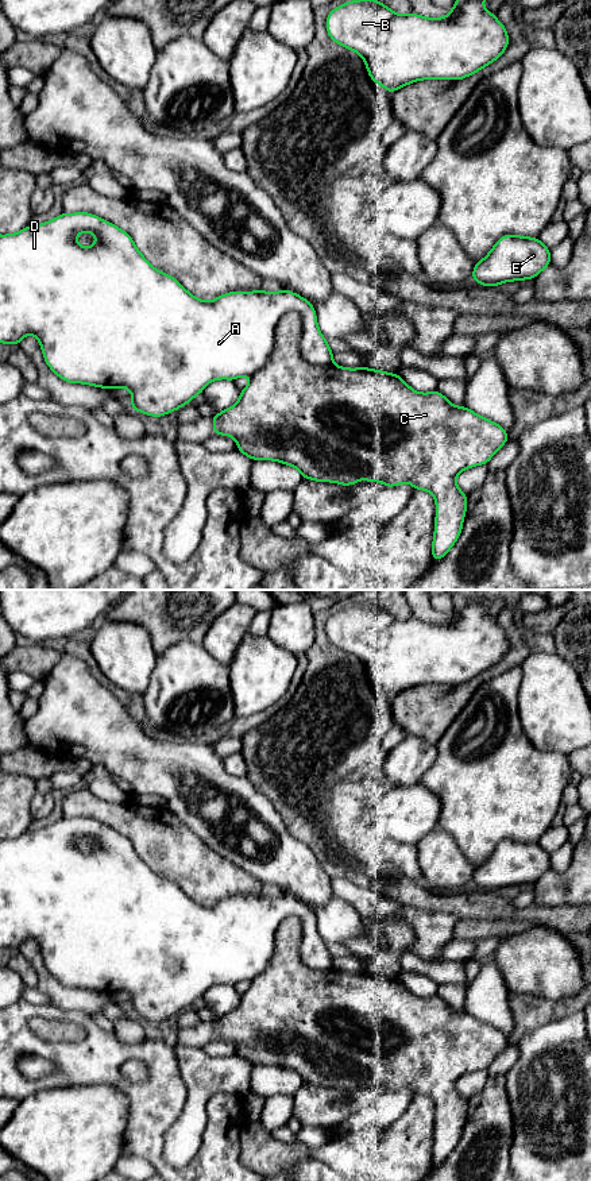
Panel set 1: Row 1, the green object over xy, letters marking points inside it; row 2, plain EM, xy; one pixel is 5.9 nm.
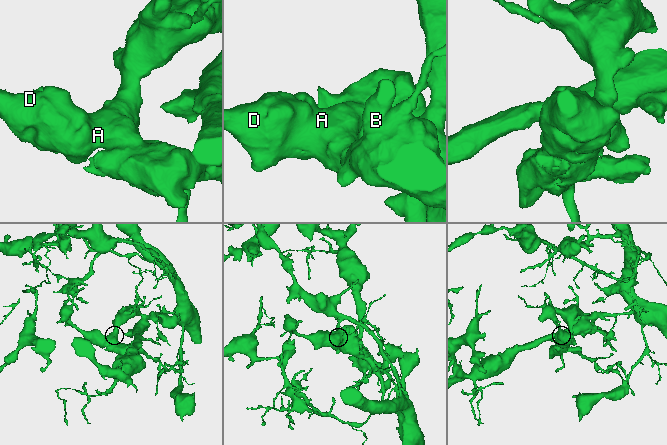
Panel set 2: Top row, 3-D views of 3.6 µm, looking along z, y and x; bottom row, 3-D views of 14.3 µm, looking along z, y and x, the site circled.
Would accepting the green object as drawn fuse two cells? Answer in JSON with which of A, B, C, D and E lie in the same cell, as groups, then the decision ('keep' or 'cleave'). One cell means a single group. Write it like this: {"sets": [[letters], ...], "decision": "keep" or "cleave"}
{"sets": [["A", "B", "D", "E"], ["C"]], "decision": "cleave"}

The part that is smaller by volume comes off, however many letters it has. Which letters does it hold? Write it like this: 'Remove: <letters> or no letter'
Remove: C

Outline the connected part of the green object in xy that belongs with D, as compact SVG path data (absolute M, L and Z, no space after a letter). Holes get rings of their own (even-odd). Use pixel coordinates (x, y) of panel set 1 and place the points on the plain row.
M86 817L61 818L55 823L45 826L40 830L31 830L15 838L0 840L0 947L19 952L20 945L26 939L34 939L39 945L46 969L62 985L109 995L125 992L132 1000L131 1012L147 1020L161 1022L181 1014L185 1008L192 1007L197 999L202 999L205 991L212 985L235 985L244 980L252 981L270 965L275 953L277 930L281 922L287 916L298 918L302 926L298 950L302 964L313 970L328 970L333 968L333 957L318 934L314 911L306 903L285 894L275 898L260 894L256 896L228 896L212 906L202 906L190 899L174 881L151 871L136 853L130 838L96 819ZM82 837L90 837L96 841L96 848L92 852L85 853L77 848L76 841Z

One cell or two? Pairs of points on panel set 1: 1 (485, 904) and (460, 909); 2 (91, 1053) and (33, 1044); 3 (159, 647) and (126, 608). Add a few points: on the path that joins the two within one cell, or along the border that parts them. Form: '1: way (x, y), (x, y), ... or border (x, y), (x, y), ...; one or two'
1: way (479, 904), (466, 904); one
2: way (76, 1053), (54, 1053), (47, 1050); one
3: way (159, 635), (138, 610); one

